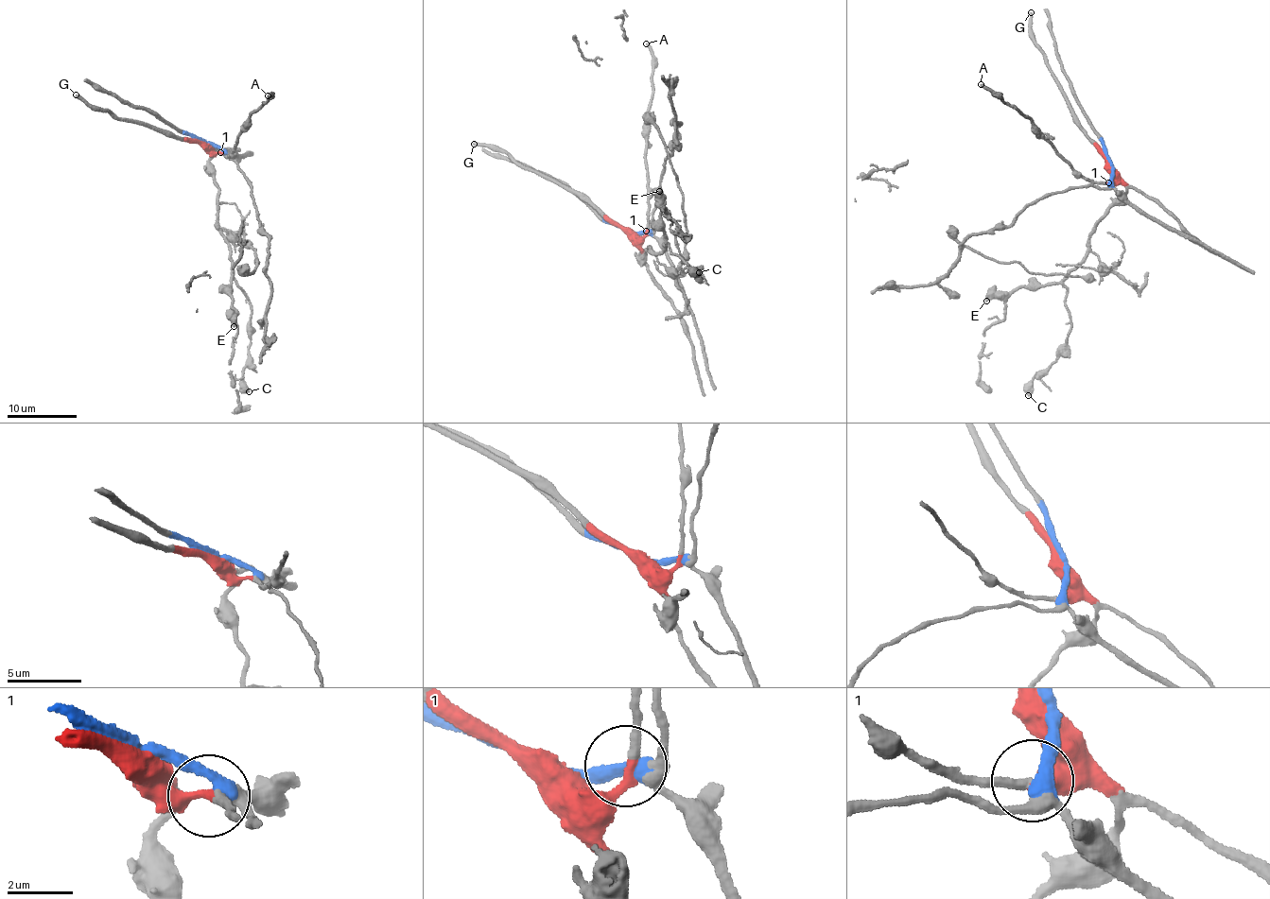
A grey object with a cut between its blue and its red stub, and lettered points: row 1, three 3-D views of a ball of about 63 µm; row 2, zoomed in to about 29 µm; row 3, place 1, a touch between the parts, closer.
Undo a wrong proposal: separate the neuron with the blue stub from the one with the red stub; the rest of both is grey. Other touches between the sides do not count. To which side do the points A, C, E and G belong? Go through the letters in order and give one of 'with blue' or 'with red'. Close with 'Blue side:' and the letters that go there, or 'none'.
A: with red
C: with red
E: with red
G: with red
Blue side: none

